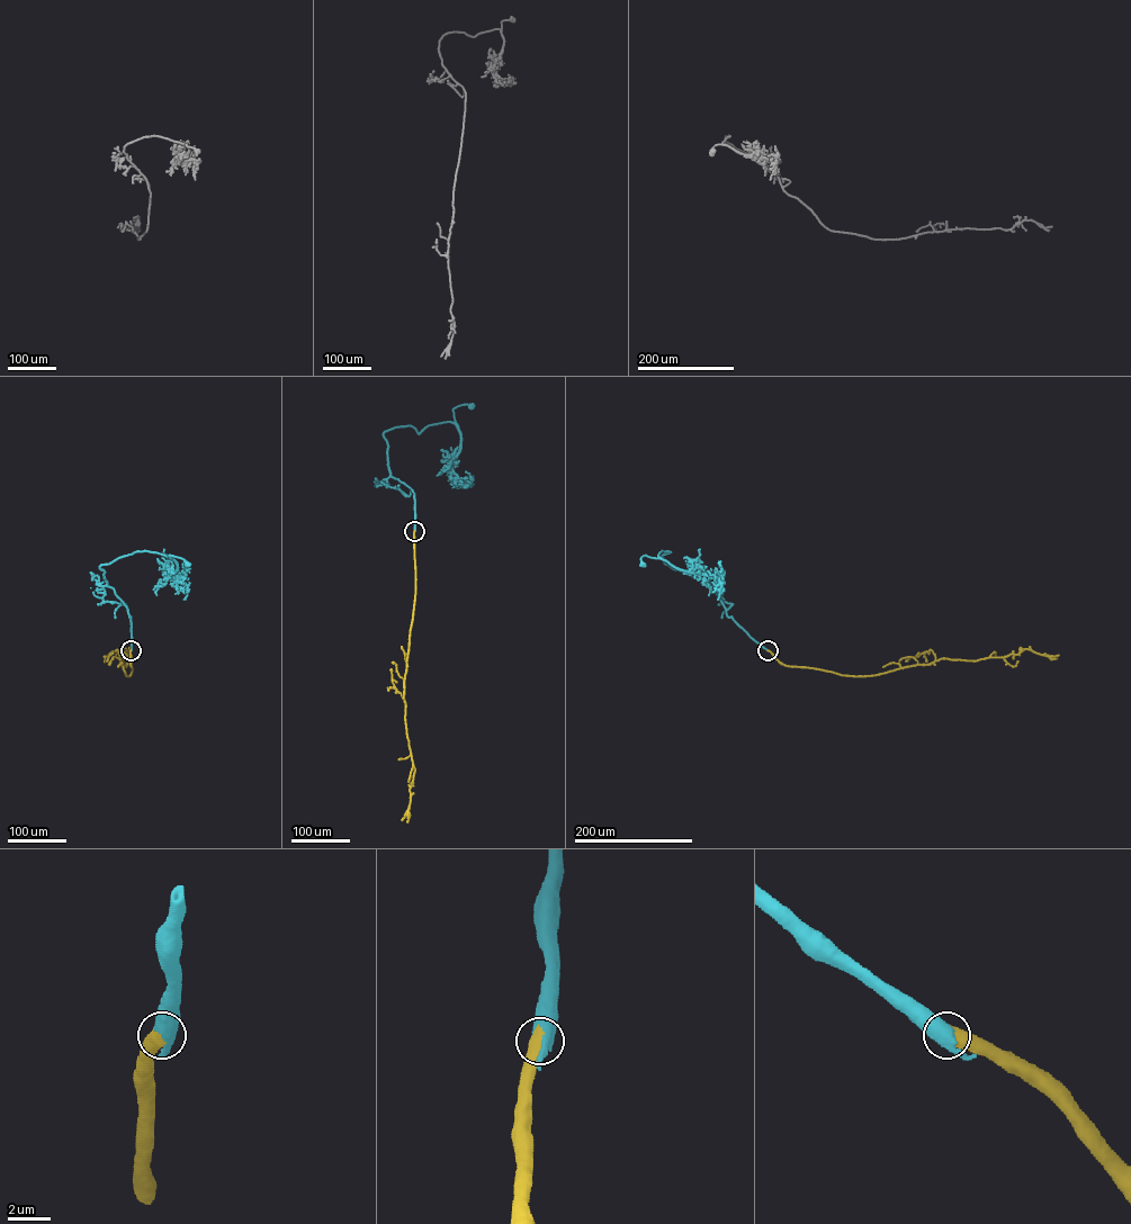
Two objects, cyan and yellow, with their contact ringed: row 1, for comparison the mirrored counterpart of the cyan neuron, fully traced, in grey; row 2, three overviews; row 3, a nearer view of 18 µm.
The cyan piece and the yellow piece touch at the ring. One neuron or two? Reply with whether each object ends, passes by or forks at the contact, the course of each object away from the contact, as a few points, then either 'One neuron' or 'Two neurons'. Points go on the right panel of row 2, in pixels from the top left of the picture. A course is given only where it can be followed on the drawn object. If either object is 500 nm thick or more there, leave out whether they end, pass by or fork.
Course of cyan: (768, 650), (727, 615), (711, 583), (664, 563), (671, 551), (660, 552), (664, 560), (644, 556), (643, 565). Course of yellow: (768, 650), (786, 665), (854, 676), (879, 674), (942, 658), (1003, 657), (1025, 649), (1049, 656), (1059, 655). One neuron

